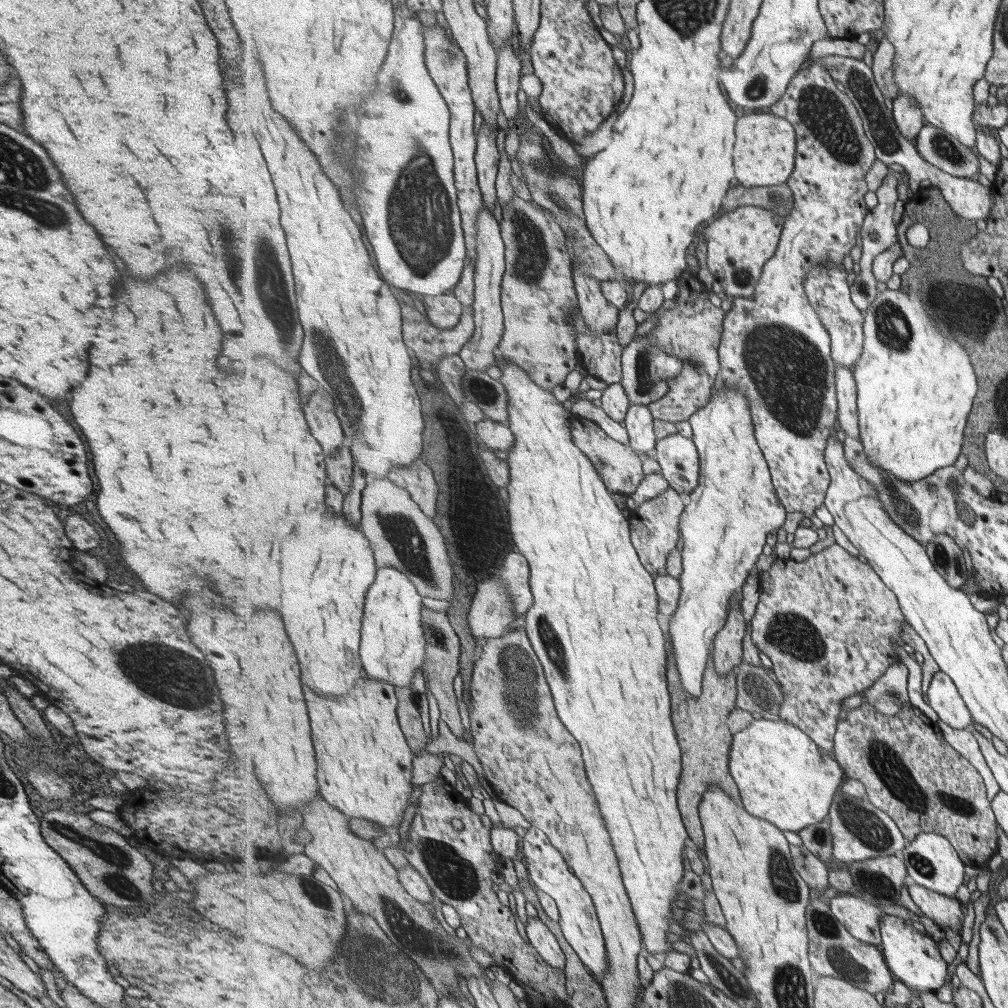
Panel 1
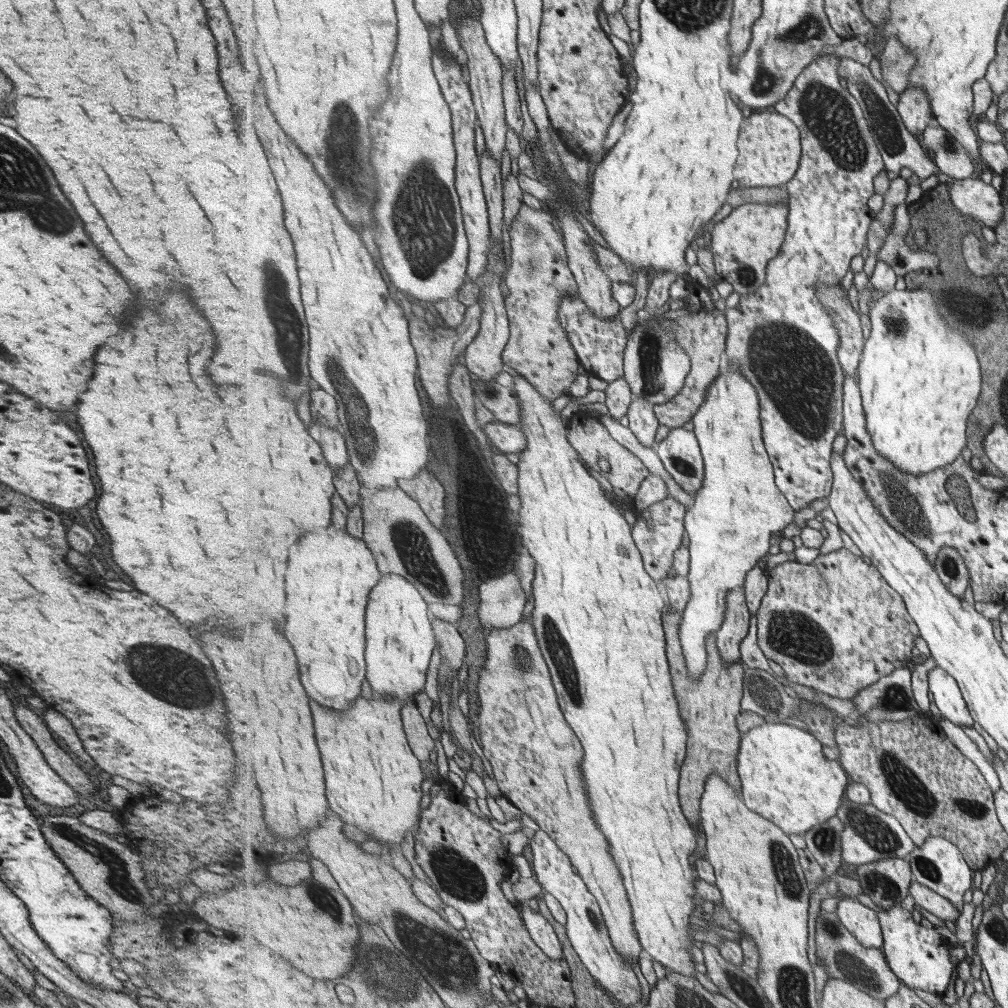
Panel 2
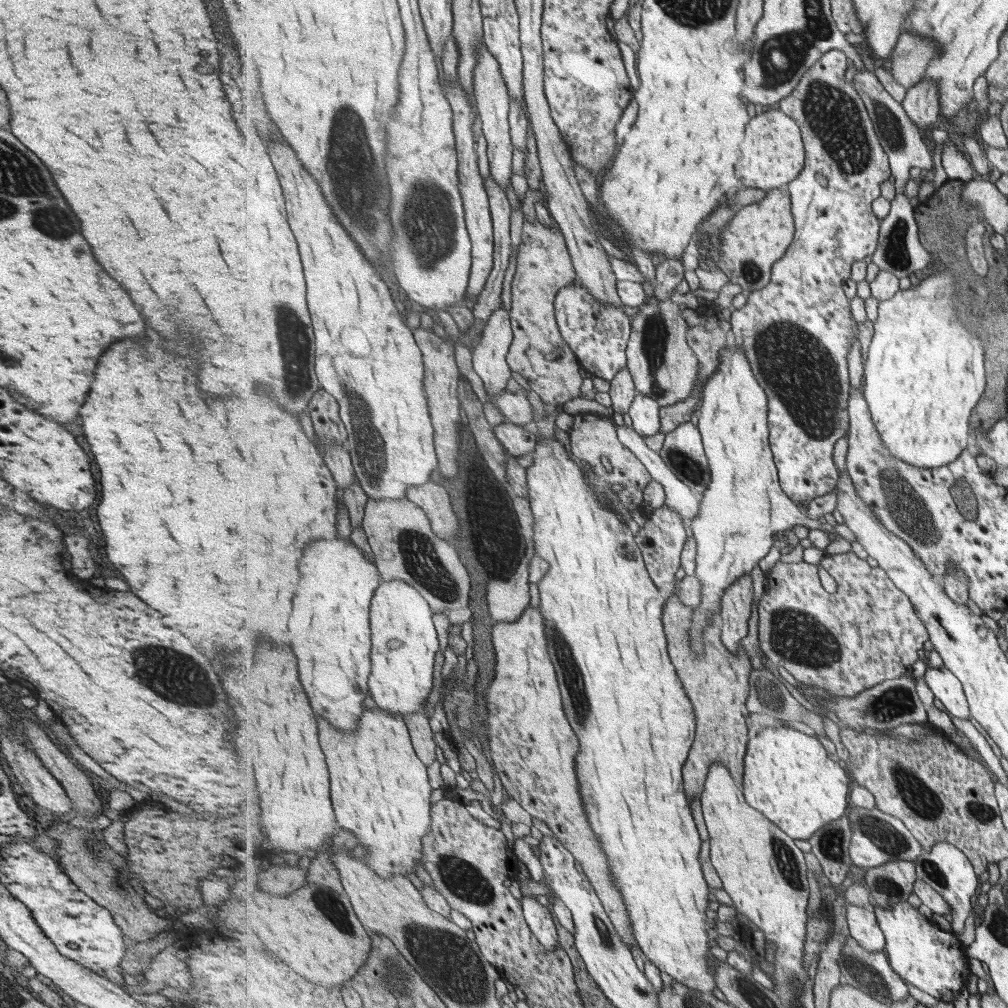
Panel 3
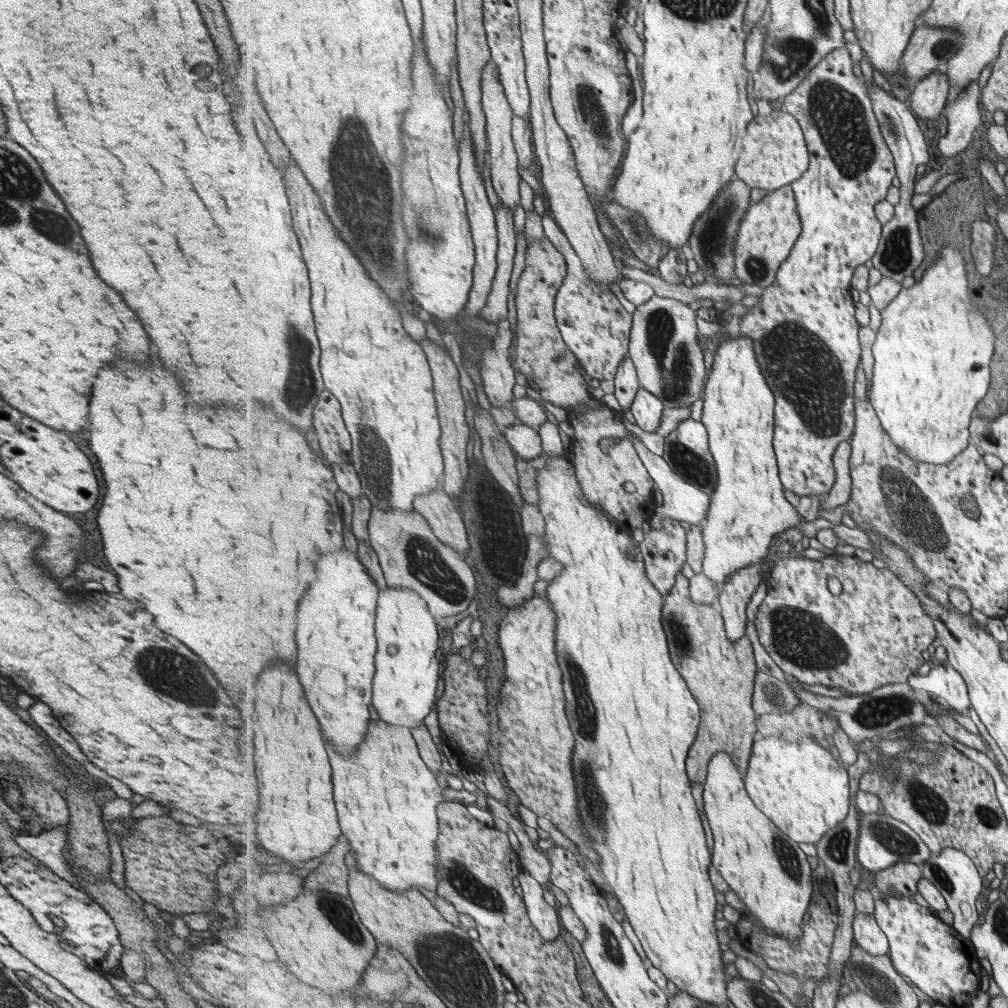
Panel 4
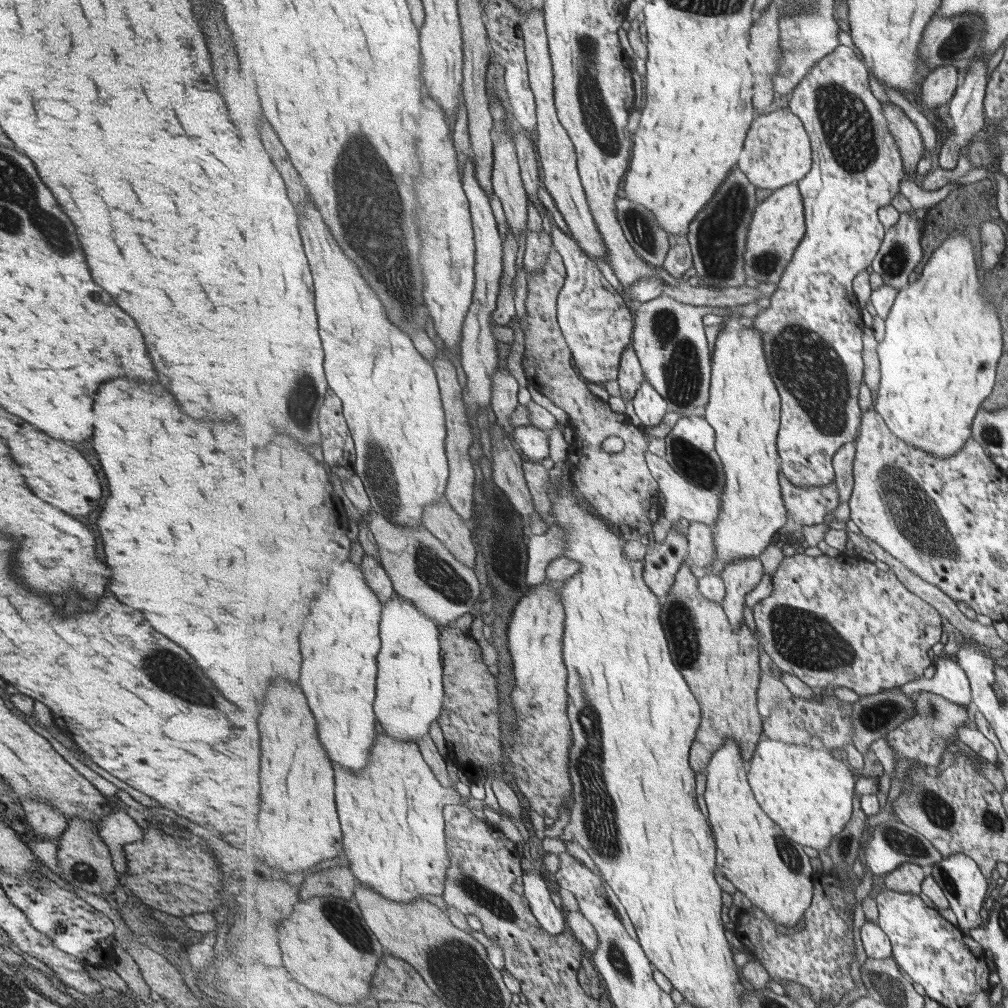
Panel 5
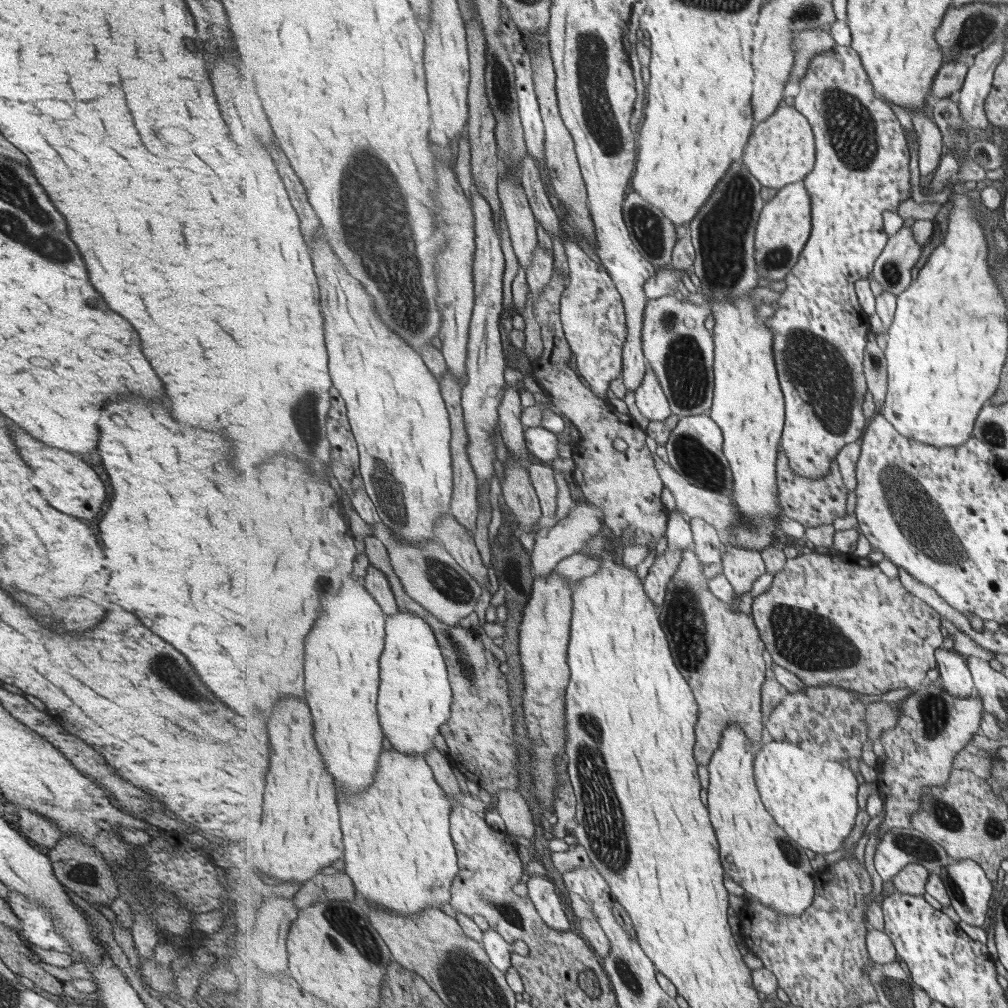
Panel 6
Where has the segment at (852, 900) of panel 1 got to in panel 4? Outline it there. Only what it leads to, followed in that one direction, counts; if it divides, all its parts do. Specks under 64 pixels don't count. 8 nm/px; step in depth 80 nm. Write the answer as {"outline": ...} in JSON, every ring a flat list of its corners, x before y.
{"outline":[[857,912,854,922,854,937,859,946,873,956,890,954,890,942,886,932,878,926,875,914]]}

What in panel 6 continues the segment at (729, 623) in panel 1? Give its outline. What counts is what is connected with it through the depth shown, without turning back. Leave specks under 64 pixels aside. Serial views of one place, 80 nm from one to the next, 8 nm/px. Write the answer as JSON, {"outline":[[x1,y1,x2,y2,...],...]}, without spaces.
{"outline":[[725,543,724,557,721,563,723,572,736,588,738,598,749,592,753,588,753,582,767,572,765,562,761,558,761,551,749,550,747,547,731,543]]}

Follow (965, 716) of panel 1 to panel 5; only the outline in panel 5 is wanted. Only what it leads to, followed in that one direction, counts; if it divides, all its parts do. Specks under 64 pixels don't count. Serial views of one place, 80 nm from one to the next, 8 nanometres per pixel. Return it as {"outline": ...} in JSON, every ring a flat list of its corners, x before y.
{"outline":[[939,655,935,661,933,677,917,678,905,686,900,686,899,691,909,697,915,697,920,691,934,692,961,706,967,706,973,700,970,678,955,656]]}

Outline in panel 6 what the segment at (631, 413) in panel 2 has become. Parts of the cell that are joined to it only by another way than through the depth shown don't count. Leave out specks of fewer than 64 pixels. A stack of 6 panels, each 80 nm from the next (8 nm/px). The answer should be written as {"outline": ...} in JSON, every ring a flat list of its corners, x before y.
{"outline":[[648,370,646,378,635,393,638,410,650,421,664,421,672,415,670,402,653,370]]}

